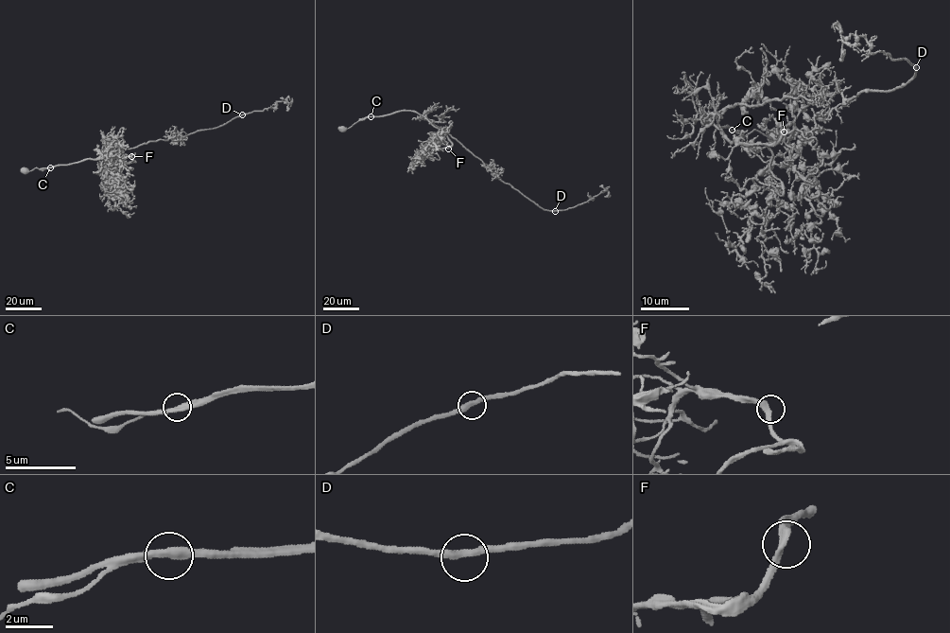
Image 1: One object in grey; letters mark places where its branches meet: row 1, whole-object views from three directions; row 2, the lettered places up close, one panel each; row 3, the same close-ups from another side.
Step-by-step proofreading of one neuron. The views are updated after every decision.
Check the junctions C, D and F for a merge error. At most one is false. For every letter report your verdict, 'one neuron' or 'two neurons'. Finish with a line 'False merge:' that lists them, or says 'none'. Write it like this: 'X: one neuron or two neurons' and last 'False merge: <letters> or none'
C: two neurons
D: one neuron
F: one neuron
False merge: C

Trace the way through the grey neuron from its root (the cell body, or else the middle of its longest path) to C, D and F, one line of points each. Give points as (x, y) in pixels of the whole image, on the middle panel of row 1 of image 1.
C: (342, 128), (371, 116)
D: (342, 128), (348, 129), (370, 116), (415, 111), (444, 129), (499, 179), (544, 209), (555, 211)
F: (342, 128), (348, 129), (370, 116), (415, 111), (446, 135), (452, 144), (448, 149)

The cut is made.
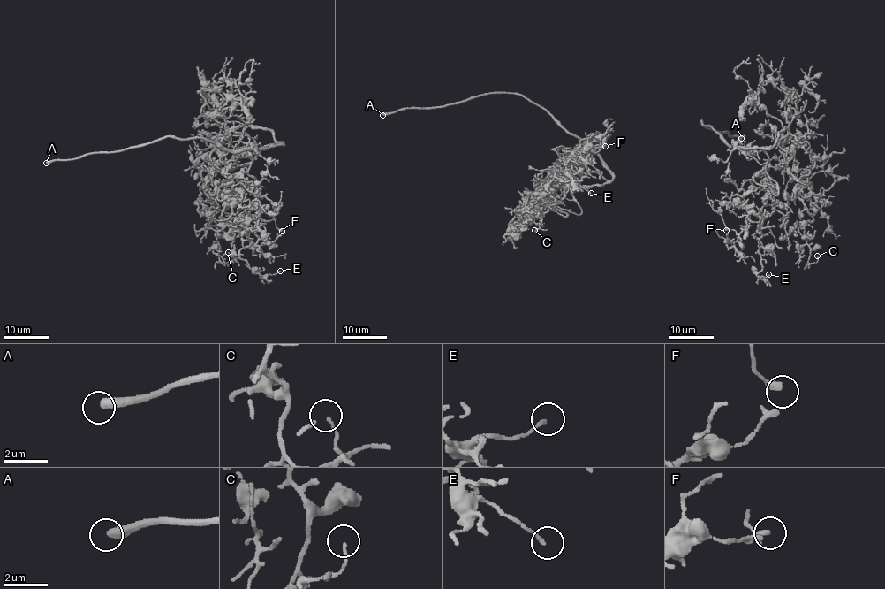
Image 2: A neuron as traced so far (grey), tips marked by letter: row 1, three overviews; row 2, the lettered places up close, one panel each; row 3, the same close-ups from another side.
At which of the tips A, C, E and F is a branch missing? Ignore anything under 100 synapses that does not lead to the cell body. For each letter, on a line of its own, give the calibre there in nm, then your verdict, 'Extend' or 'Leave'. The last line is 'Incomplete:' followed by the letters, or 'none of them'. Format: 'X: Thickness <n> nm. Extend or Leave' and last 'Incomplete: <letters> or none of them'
A: Thickness 400 nm. Extend
C: Thickness 110 nm. Leave
E: Thickness 140 nm. Leave
F: Thickness 200 nm. Leave
Incomplete: A

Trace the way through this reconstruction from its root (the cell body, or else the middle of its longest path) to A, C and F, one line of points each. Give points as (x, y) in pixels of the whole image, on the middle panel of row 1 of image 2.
A: (603, 185), (612, 179), (612, 172), (601, 157), (520, 95), (491, 93), (382, 115)
C: (603, 185), (542, 187), (548, 209), (531, 200), (527, 219), (524, 207), (534, 230)
F: (603, 185), (596, 172), (570, 172), (568, 156), (588, 156), (579, 142), (589, 135), (605, 146)

